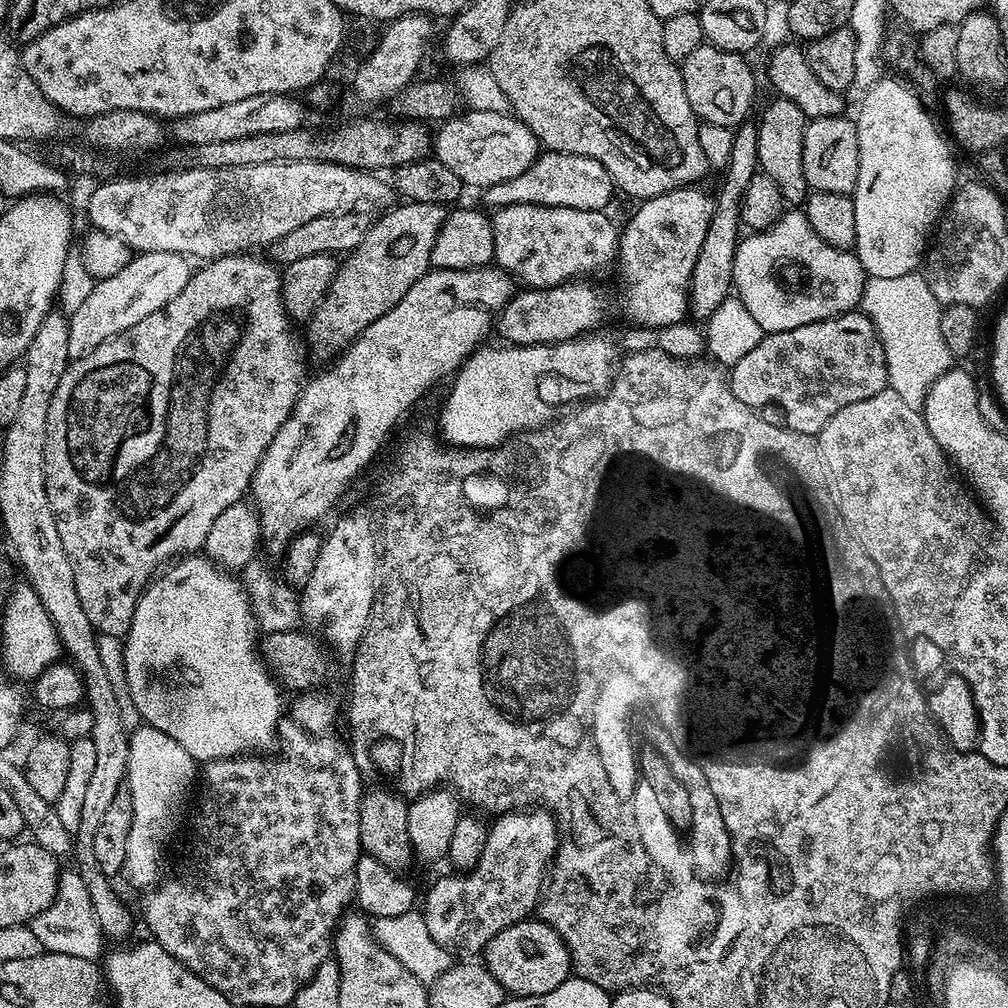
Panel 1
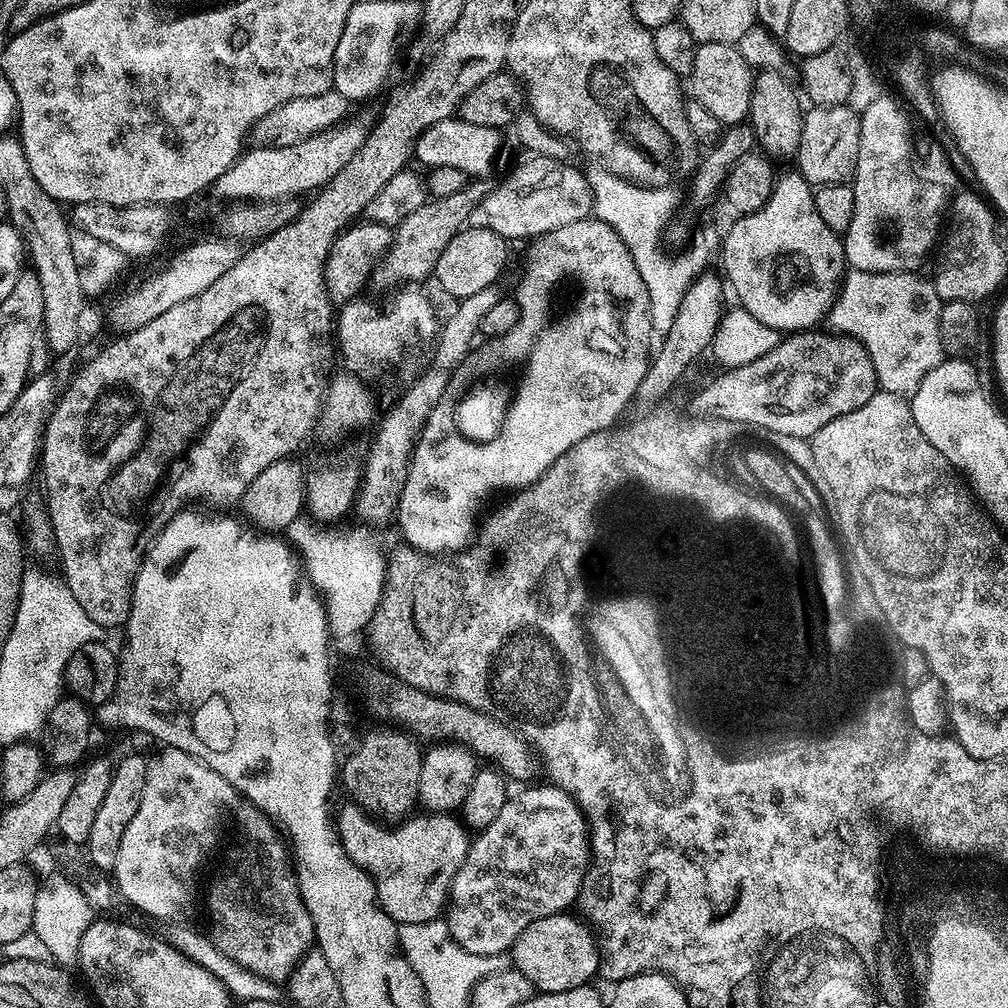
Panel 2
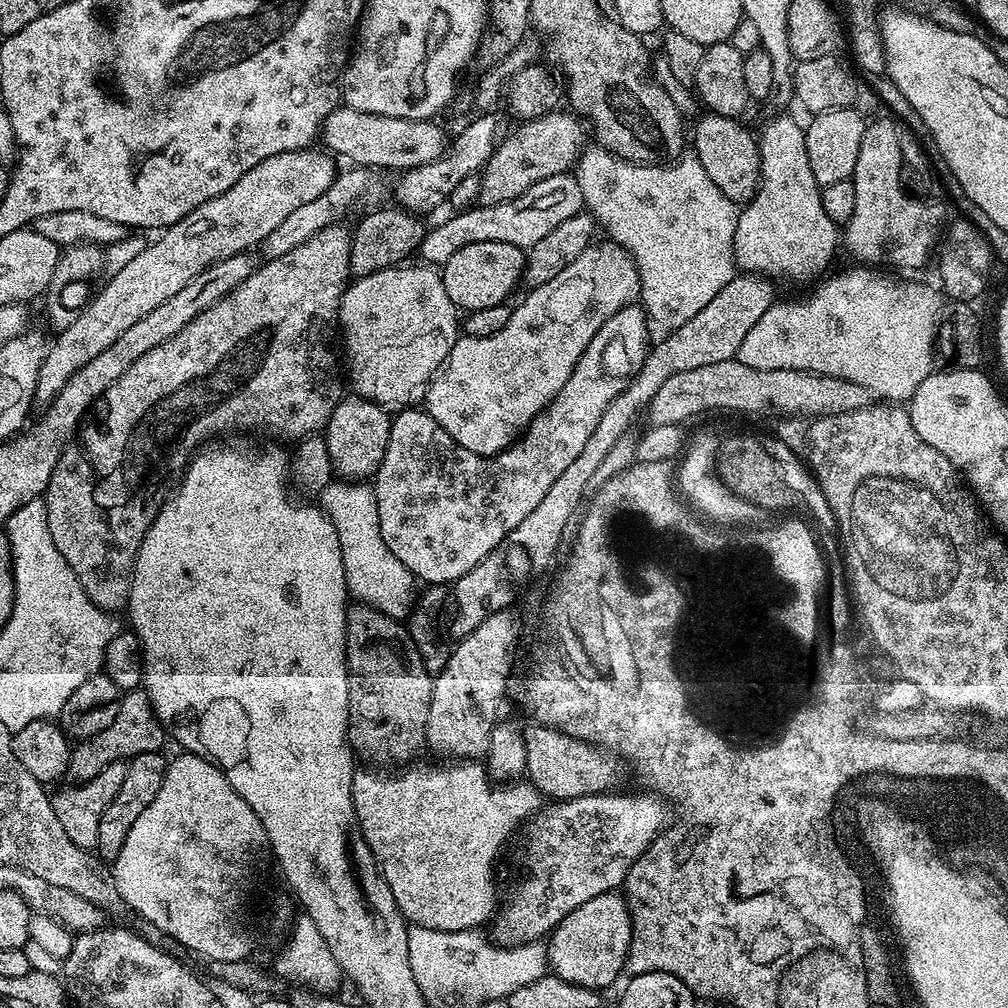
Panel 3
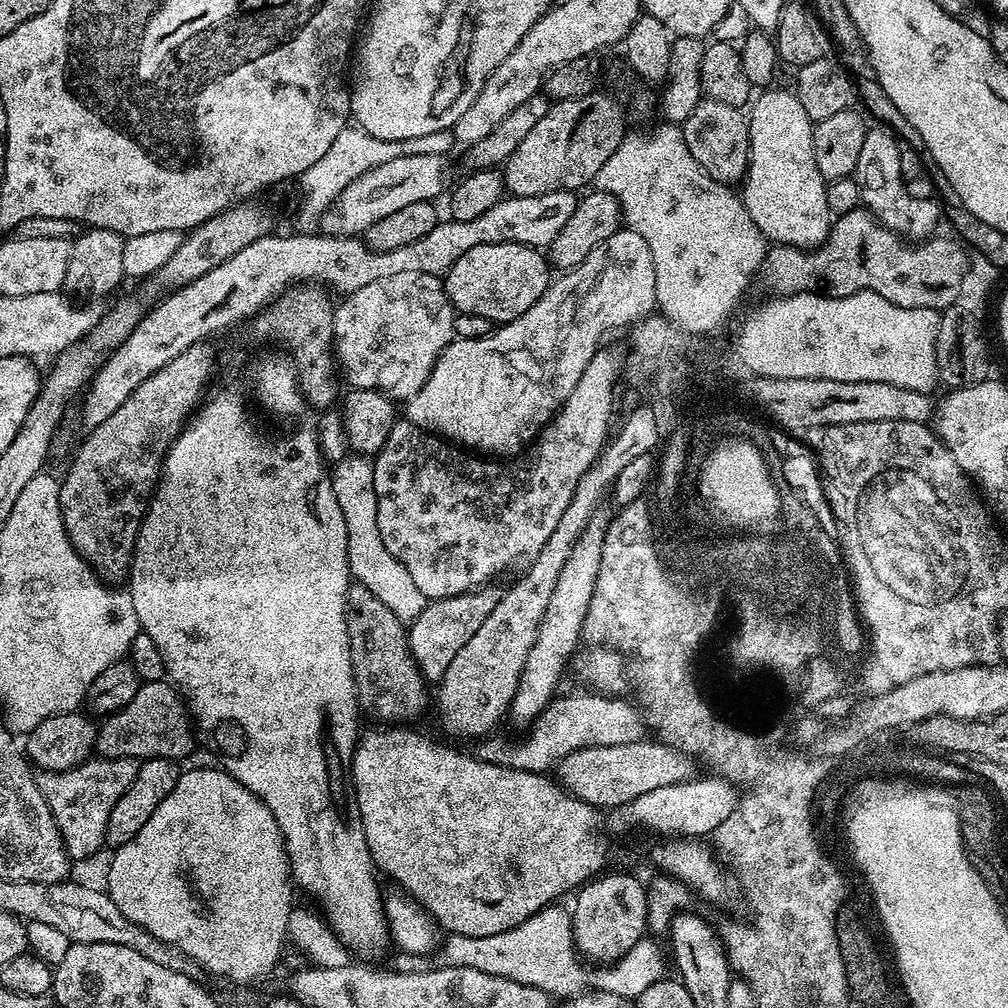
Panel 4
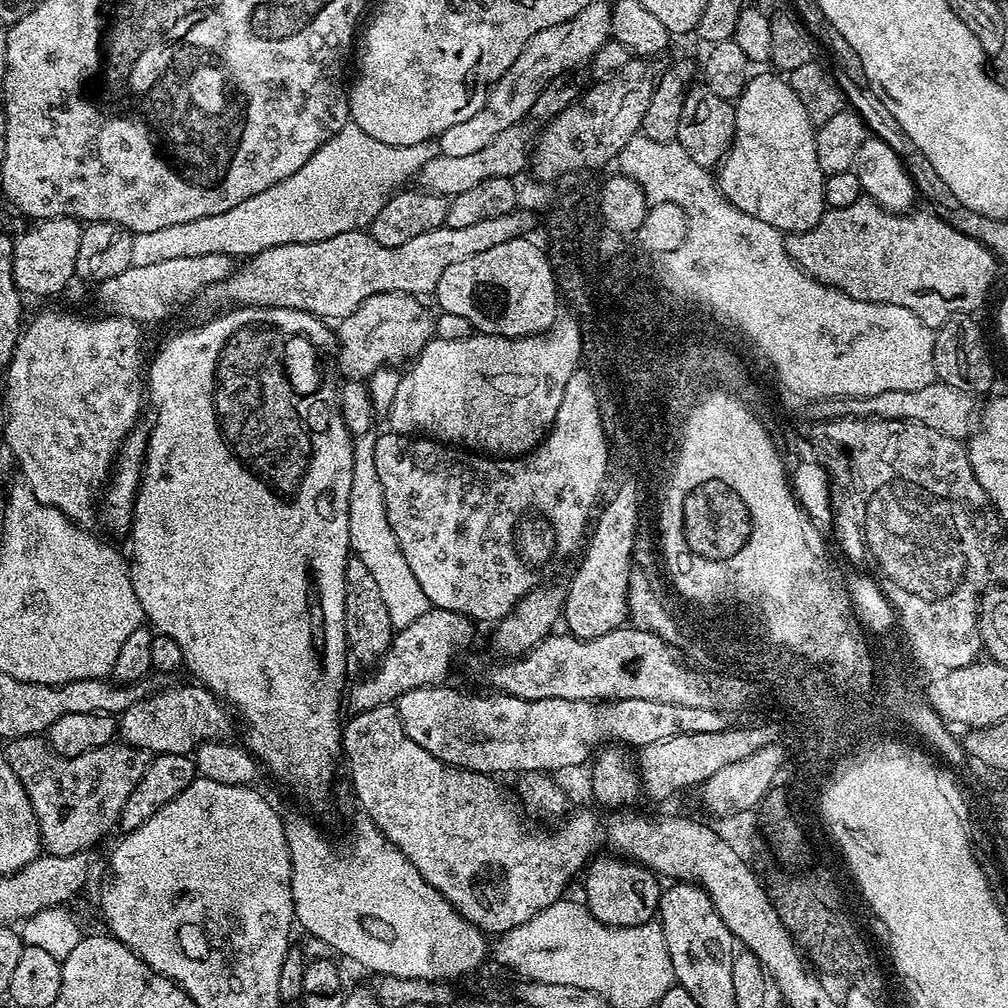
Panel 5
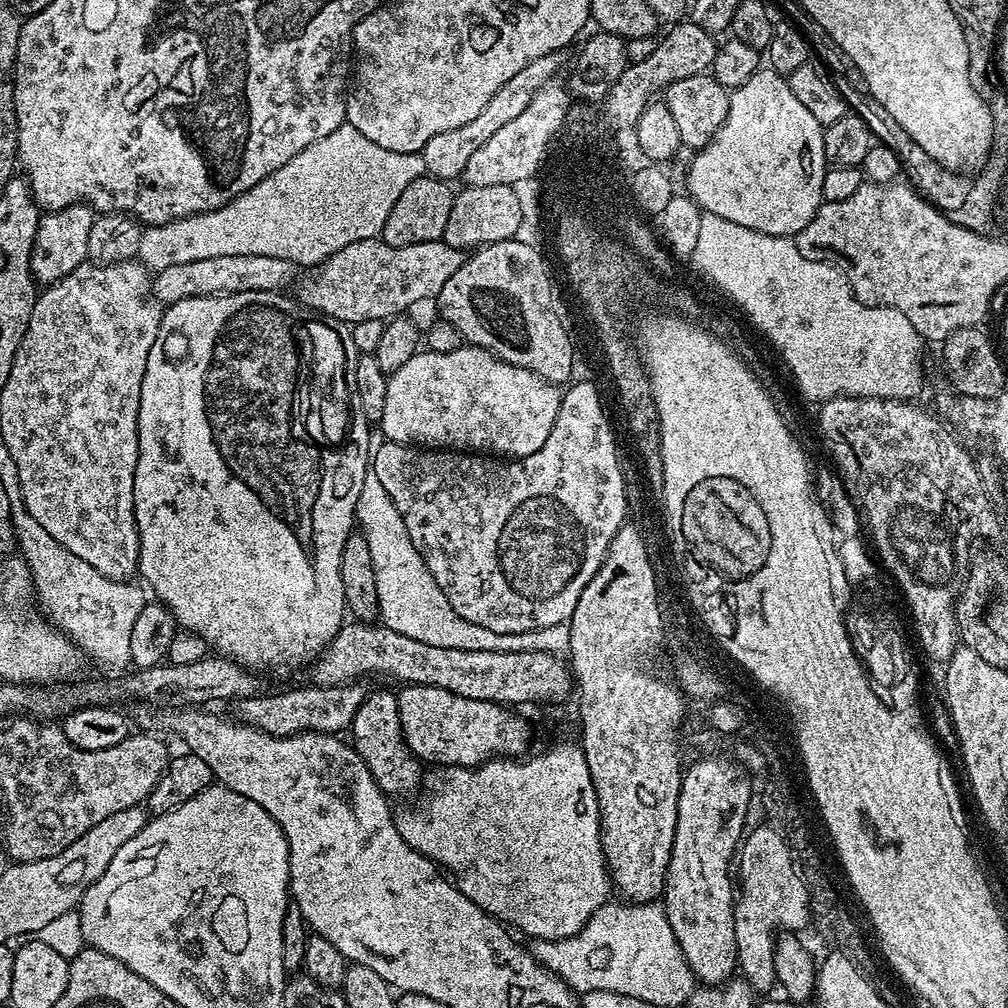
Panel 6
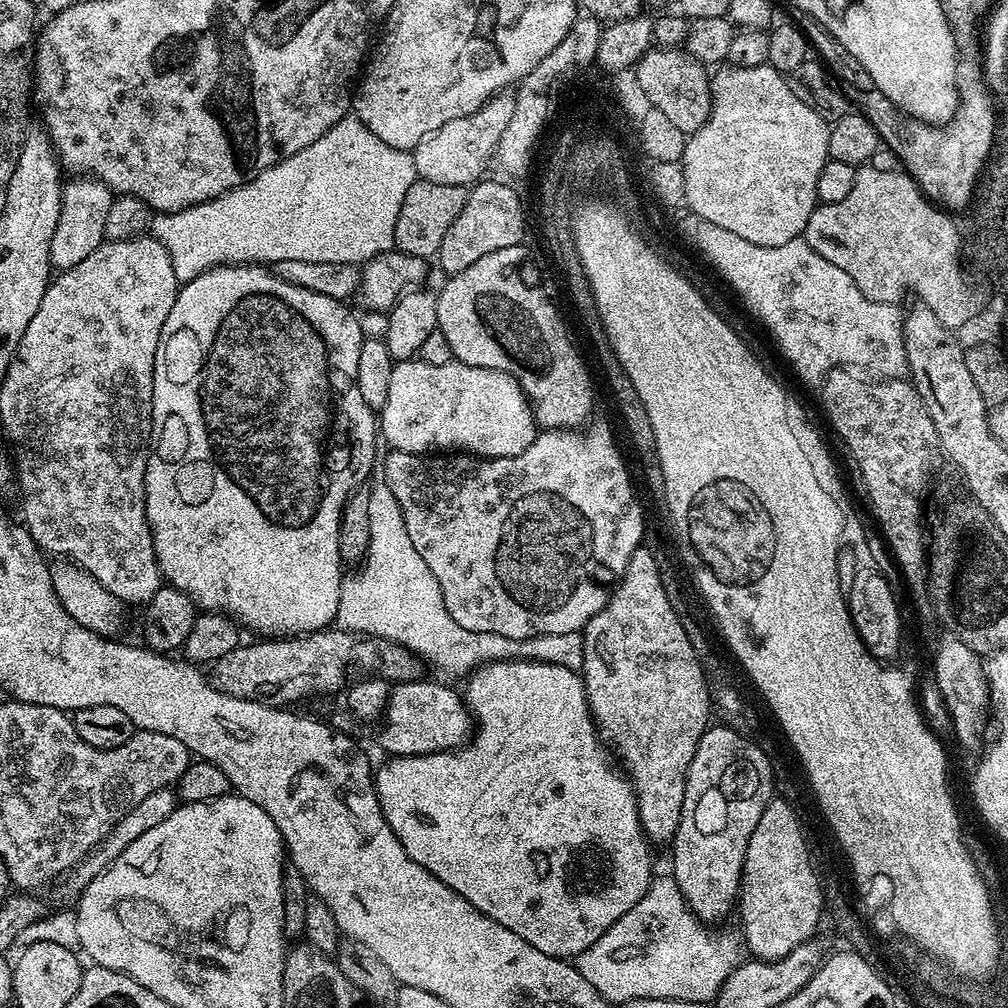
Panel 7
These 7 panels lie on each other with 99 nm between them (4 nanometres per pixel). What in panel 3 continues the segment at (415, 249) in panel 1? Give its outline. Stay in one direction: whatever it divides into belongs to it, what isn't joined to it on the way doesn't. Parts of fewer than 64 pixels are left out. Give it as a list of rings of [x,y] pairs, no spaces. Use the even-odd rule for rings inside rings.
[[[568,110],[548,112],[542,118],[525,121],[516,127],[518,128],[508,138],[503,137],[497,143],[495,151],[481,171],[477,200],[480,206],[512,201],[530,186],[557,176],[558,173],[571,171],[587,143],[588,128],[585,121]]]

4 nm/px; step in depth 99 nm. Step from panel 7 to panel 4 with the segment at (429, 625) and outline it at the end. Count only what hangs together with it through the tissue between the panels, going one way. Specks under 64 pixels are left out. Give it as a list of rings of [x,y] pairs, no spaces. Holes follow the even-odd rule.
[[[347,454],[330,468],[334,494],[342,514],[346,518],[346,538],[348,539],[348,571],[357,584],[366,586],[376,597],[390,606],[400,620],[411,622],[422,614],[426,598],[418,590],[414,578],[406,571],[406,566],[398,562],[386,550],[382,543],[382,534],[378,534],[378,494],[374,494],[374,466],[367,455]]]

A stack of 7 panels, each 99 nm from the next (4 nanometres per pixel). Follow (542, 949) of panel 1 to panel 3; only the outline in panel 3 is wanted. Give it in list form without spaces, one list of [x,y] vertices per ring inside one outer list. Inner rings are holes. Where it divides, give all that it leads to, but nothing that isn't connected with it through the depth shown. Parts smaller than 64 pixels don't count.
[[[615,891],[602,894],[600,897],[591,898],[588,902],[571,910],[546,940],[549,969],[566,982],[574,986],[582,986],[593,990],[605,990],[620,976],[620,971],[625,971],[628,962],[628,951],[632,941],[632,915],[628,912],[628,902],[623,895]]]

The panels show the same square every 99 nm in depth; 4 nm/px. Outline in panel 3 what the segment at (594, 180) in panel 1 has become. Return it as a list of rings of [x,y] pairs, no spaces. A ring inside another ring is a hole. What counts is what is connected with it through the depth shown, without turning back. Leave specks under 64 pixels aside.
[[[568,172],[558,173],[557,176],[546,178],[536,185],[530,186],[520,197],[500,205],[473,206],[457,211],[456,216],[441,222],[437,228],[429,227],[420,244],[419,259],[428,266],[442,266],[462,246],[474,246],[474,242],[506,242],[519,248],[529,250],[536,242],[550,234],[556,226],[574,218],[582,212],[584,199],[582,190],[578,190],[575,175]]]

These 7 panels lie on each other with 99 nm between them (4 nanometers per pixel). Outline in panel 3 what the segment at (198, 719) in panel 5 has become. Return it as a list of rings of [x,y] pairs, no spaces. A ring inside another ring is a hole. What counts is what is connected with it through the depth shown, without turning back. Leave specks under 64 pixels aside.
[[[143,690],[125,691],[120,701],[120,713],[114,718],[114,722],[110,722],[110,726],[106,726],[106,730],[98,730],[98,734],[94,734],[89,740],[79,741],[72,748],[67,779],[72,782],[83,782],[102,774],[102,770],[106,770],[106,766],[111,764],[133,760],[138,754],[161,751],[165,747],[163,745],[164,736],[166,740],[166,730],[160,725],[160,719],[154,714],[152,703],[148,701],[147,694]]]

